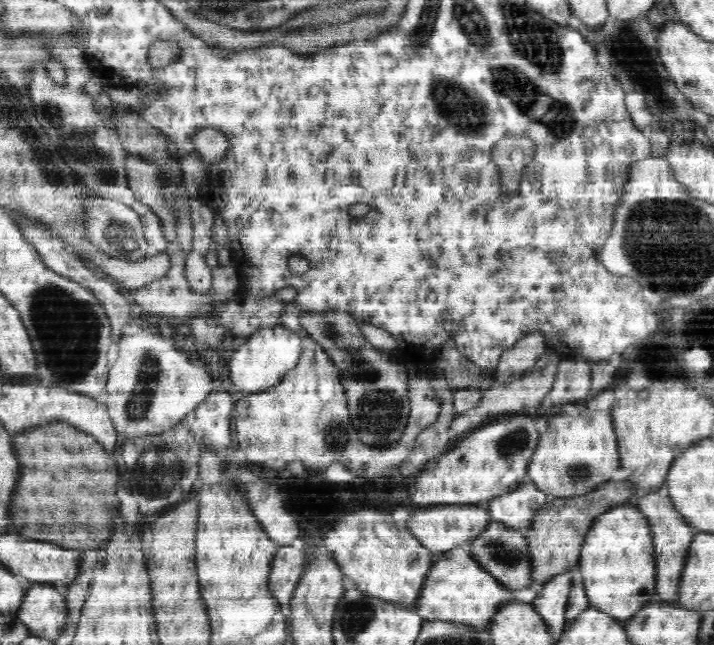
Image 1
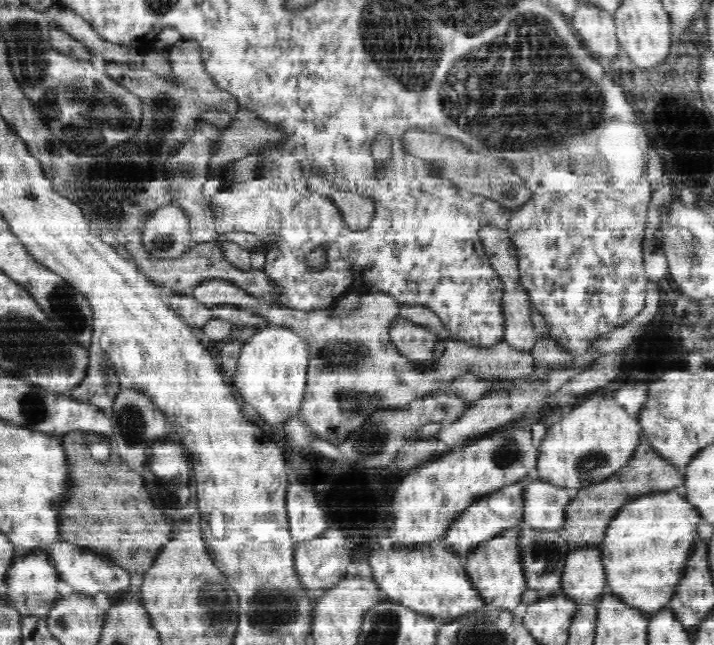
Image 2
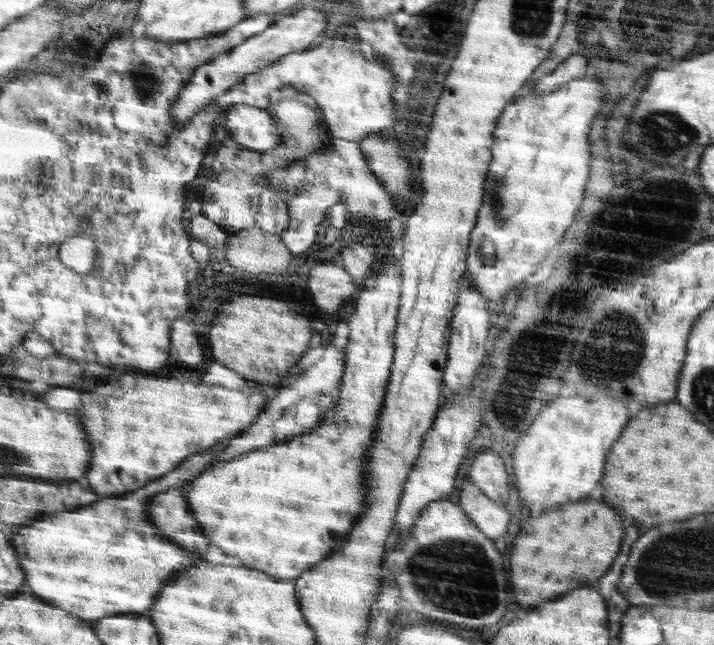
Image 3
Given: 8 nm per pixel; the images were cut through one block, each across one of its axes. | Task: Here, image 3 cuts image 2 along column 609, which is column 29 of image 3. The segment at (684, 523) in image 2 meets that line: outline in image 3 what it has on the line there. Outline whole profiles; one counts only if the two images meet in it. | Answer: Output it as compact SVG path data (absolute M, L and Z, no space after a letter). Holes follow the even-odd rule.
M226 443L189 457L172 473L144 488L80 509L46 514L28 526L20 526L18 532L8 532L25 569L25 591L91 622L109 615L146 614L170 576L178 576L205 560L204 554L182 548L158 530L150 518L149 504L157 494L183 487L200 476Z

